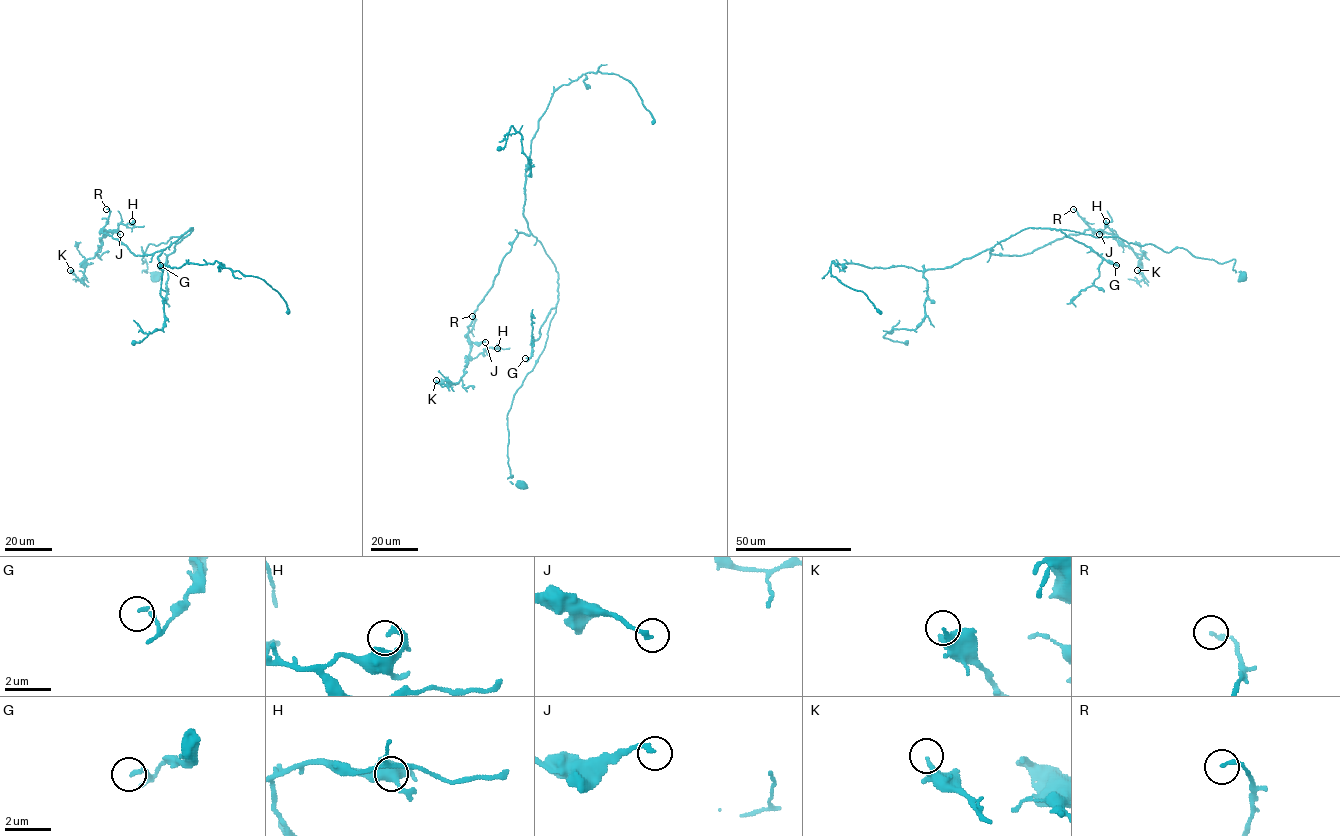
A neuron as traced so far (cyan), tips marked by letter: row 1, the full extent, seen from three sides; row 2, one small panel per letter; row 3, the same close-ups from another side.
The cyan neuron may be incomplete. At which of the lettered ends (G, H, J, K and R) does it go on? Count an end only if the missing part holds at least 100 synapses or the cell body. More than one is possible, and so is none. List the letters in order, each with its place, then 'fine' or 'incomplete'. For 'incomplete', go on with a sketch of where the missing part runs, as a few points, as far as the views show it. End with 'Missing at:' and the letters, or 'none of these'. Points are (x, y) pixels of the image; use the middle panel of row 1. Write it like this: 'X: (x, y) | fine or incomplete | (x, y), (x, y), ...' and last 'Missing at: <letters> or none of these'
G: (525, 358) | fine
H: (497, 348) | fine
J: (485, 342) | fine
K: (436, 380) | fine
R: (472, 316) | fine
Missing at: none of these

